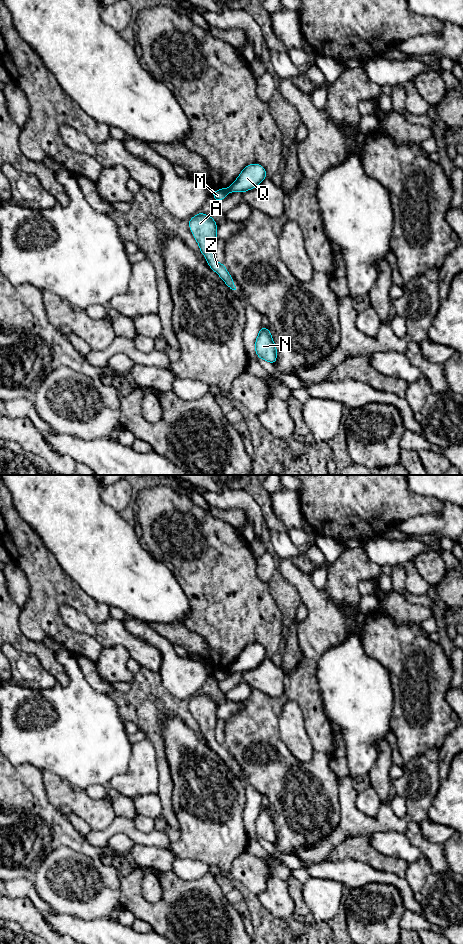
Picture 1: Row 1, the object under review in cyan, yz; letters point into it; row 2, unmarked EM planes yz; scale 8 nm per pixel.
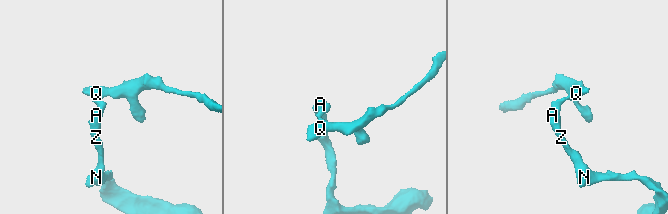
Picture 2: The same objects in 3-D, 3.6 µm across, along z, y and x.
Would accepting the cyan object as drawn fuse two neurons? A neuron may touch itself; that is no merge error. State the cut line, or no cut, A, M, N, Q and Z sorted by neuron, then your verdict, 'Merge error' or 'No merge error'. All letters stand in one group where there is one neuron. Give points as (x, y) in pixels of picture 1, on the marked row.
Split along yz (227, 188), (230, 191). Groups: A M N Z / Q. Merge error

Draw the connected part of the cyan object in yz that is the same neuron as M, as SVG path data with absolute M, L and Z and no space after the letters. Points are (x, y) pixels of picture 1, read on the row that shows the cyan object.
M222 188L222 189L214 191L212 193L212 196L214 197L214 199L220 202L222 199L224 199L229 194L229 192L230 191L228 188Z

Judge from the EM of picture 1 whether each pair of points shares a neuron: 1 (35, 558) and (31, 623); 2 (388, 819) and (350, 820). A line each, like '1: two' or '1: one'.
1: one
2: one

